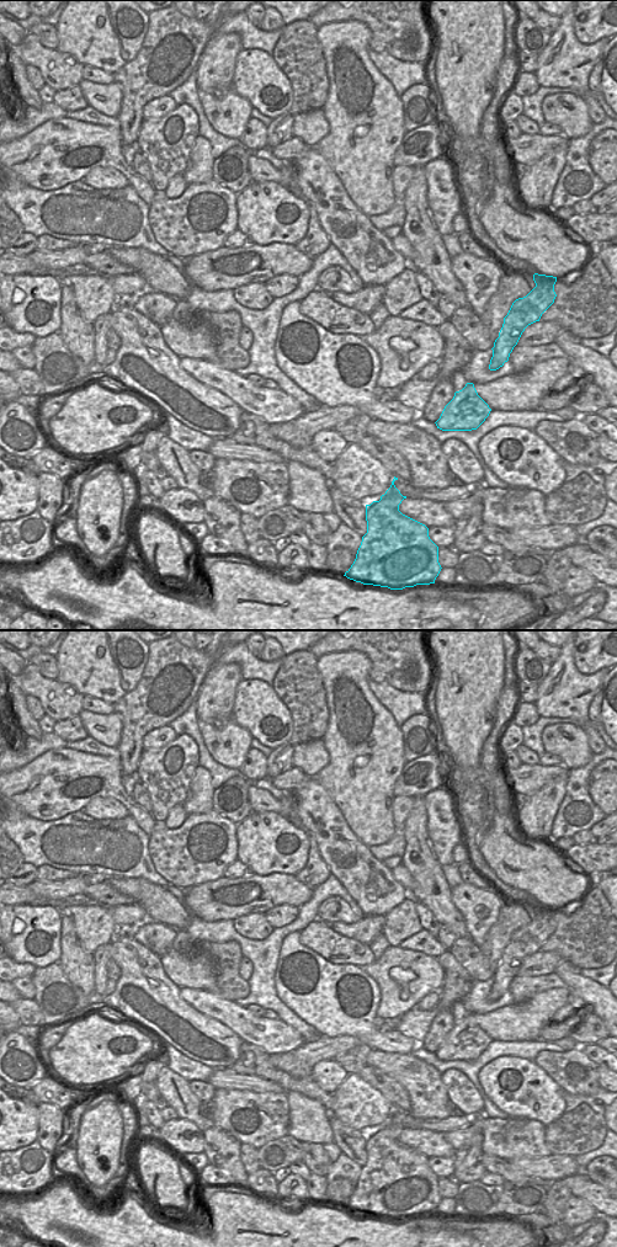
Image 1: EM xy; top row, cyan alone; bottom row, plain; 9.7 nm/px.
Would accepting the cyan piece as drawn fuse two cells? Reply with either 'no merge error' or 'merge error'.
no merge error

